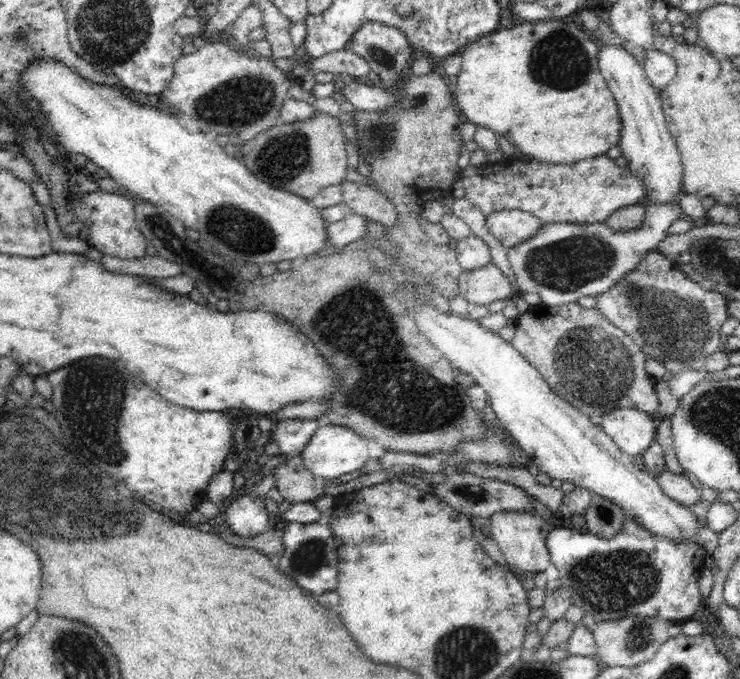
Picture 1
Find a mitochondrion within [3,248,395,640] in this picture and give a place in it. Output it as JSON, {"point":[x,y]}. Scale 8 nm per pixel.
{"point":[82,394]}

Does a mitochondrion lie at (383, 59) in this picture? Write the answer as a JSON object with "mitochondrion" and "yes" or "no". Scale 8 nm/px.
{"mitochondrion":"yes"}

